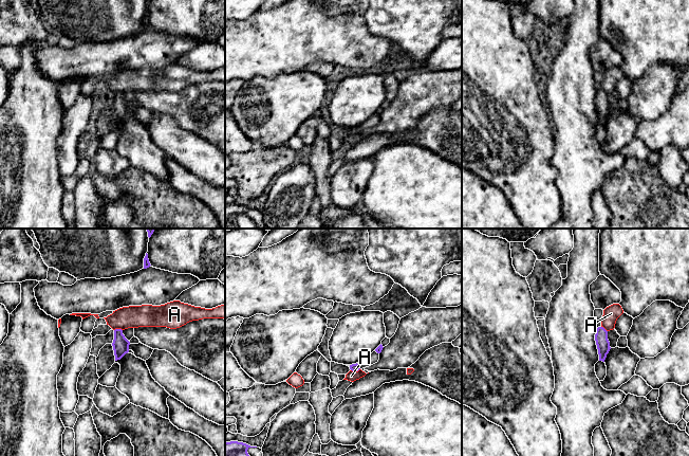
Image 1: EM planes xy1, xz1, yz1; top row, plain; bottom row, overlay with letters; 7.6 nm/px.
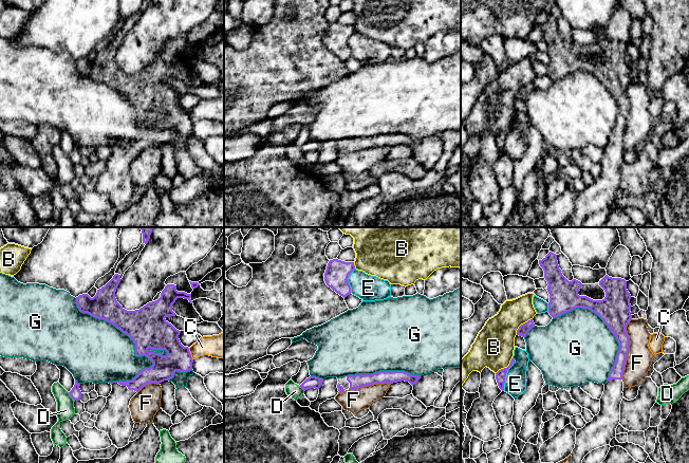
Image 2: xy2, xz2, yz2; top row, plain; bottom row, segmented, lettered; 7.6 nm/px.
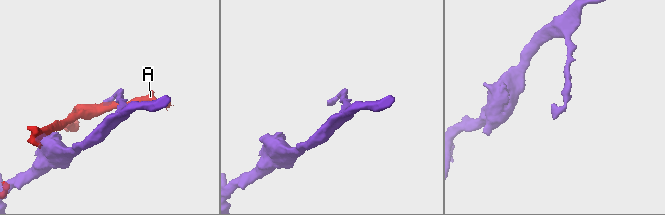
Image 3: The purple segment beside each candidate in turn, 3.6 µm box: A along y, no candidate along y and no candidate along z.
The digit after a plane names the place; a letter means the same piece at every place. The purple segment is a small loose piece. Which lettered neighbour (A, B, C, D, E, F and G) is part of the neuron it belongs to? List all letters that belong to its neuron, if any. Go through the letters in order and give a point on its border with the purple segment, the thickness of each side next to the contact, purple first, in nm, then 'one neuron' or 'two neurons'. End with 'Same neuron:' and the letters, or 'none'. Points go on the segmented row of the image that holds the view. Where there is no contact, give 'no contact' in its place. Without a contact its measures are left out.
A: contact xy1 (117, 329); calibres 130 and 180 nm; two neurons
B: contact yz2 (521, 325); calibres 80 and 300 nm; two neurons
C: contact xy2 (190, 354); calibres 200 and 190 nm; two neurons
D: contact xy2 (70, 395); calibres 90 and 140 nm; two neurons
E: contact yz2 (505, 374); calibres 80 and 160 nm; two neurons
F: contact yz2 (628, 349); calibres 180 and 200 nm; two neurons
G: contact xy2 (116, 327); calibres 300 and 480 nm; two neurons
Same neuron: none

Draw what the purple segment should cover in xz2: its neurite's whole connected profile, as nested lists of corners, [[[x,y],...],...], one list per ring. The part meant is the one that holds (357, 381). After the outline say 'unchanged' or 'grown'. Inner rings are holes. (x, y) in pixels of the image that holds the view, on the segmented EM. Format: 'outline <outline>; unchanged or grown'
outline [[[379,371],[373,374],[355,374],[338,378],[338,391],[357,389],[374,384],[393,384],[397,382],[409,382],[412,386],[421,378],[421,375],[412,375],[405,371]]]; grown

